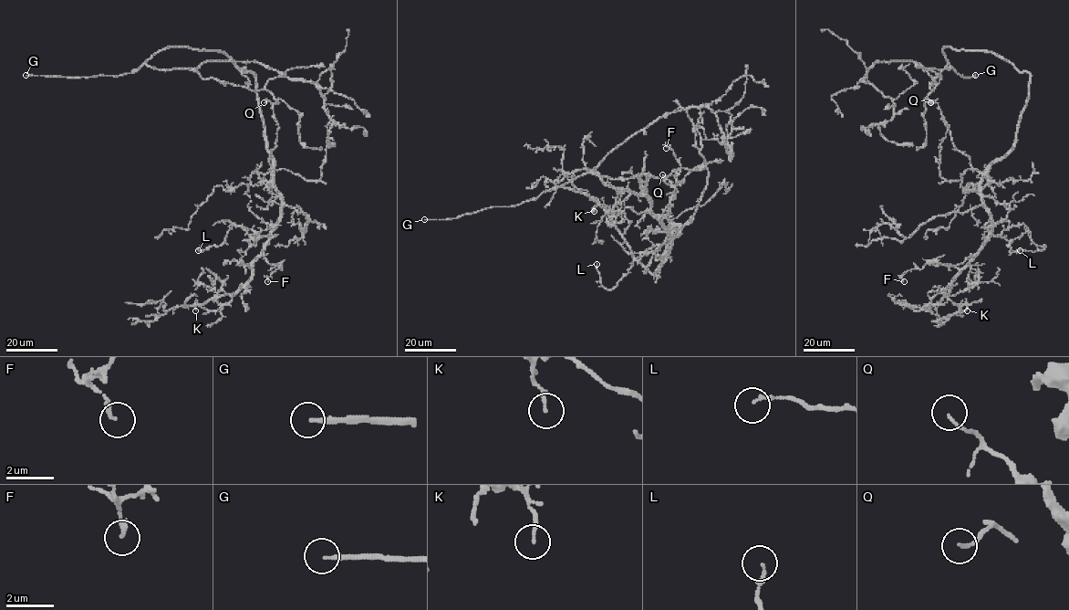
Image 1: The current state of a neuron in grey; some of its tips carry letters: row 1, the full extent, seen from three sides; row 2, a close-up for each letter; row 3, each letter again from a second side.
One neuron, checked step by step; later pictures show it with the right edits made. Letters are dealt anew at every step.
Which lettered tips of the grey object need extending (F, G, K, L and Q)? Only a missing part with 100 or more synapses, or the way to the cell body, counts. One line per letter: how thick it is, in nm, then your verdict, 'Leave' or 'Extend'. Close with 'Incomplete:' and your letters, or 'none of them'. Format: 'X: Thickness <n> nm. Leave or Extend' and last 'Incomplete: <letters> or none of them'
F: Thickness 150 nm. Leave
G: Thickness 160 nm. Extend
K: Thickness 130 nm. Leave
L: Thickness 140 nm. Leave
Q: Thickness 120 nm. Leave
Incomplete: G

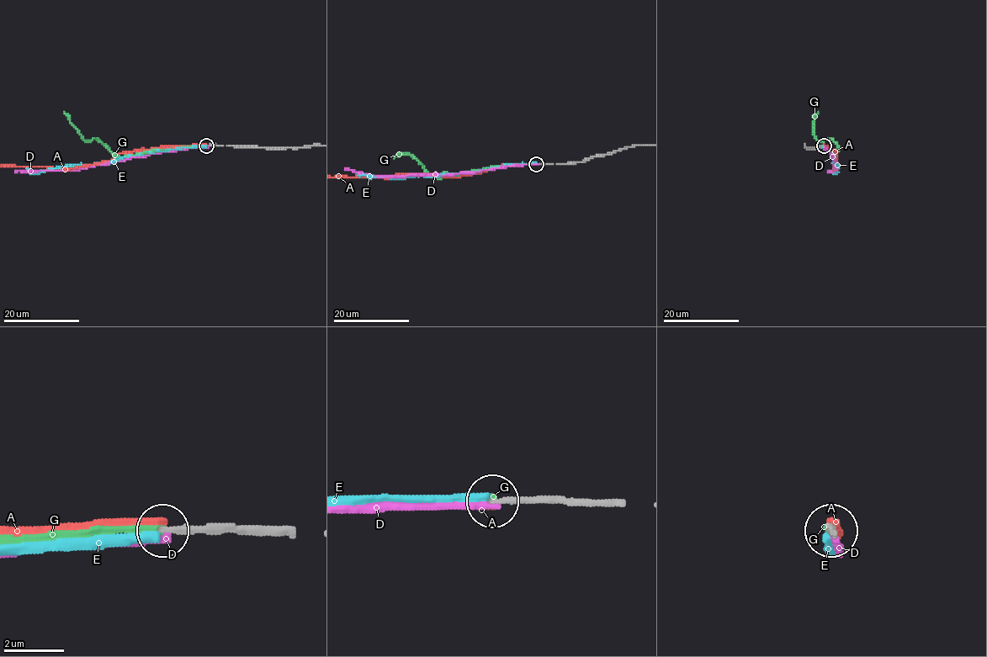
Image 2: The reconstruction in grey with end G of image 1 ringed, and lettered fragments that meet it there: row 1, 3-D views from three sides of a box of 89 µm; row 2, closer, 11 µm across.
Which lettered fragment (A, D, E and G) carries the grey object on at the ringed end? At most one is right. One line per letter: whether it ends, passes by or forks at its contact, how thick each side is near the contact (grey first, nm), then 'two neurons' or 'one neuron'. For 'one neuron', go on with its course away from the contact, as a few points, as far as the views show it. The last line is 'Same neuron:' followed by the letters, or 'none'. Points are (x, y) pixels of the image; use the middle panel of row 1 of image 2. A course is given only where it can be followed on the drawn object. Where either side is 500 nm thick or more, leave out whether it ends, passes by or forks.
A: it ends there; 180 nm thick on the grey side, 340 nm on the other; two neurons
D: it ends there; 200 nm thick on the grey side, 280 nm on the other; two neurons
E: it ends there; 160 nm thick on the grey side, 280 nm on the other; two neurons
G: it ends there; 180 nm thick on the grey side, 240 nm on the other; one neuron
Same neuron: G

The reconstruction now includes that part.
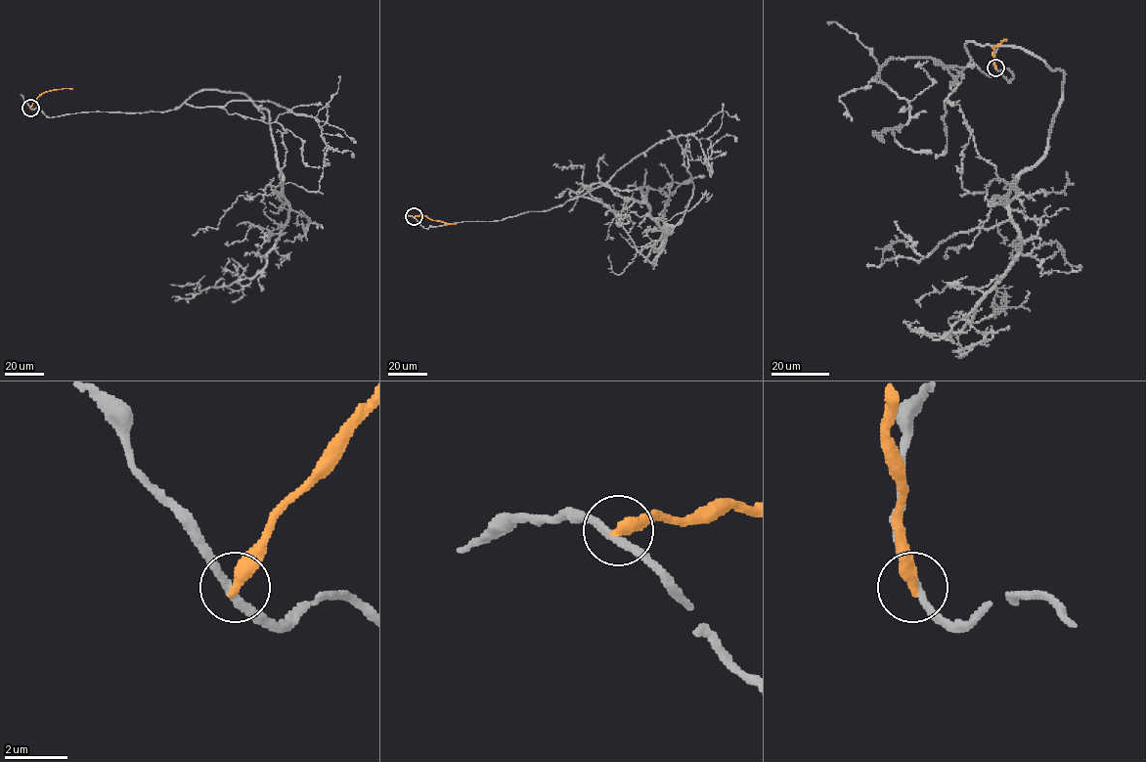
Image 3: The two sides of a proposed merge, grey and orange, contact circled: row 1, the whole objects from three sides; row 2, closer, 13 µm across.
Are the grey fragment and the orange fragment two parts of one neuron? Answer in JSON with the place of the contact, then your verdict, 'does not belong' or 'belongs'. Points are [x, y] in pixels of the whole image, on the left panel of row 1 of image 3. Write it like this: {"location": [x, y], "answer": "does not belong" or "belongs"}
{"location": [30, 108], "answer": "does not belong"}

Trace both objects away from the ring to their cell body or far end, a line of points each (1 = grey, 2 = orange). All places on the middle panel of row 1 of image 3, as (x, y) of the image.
1: (414, 216), (501, 220), (583, 197), (654, 260), (672, 227), (553, 165)
2: (414, 216), (424, 215), (432, 220), (456, 224)

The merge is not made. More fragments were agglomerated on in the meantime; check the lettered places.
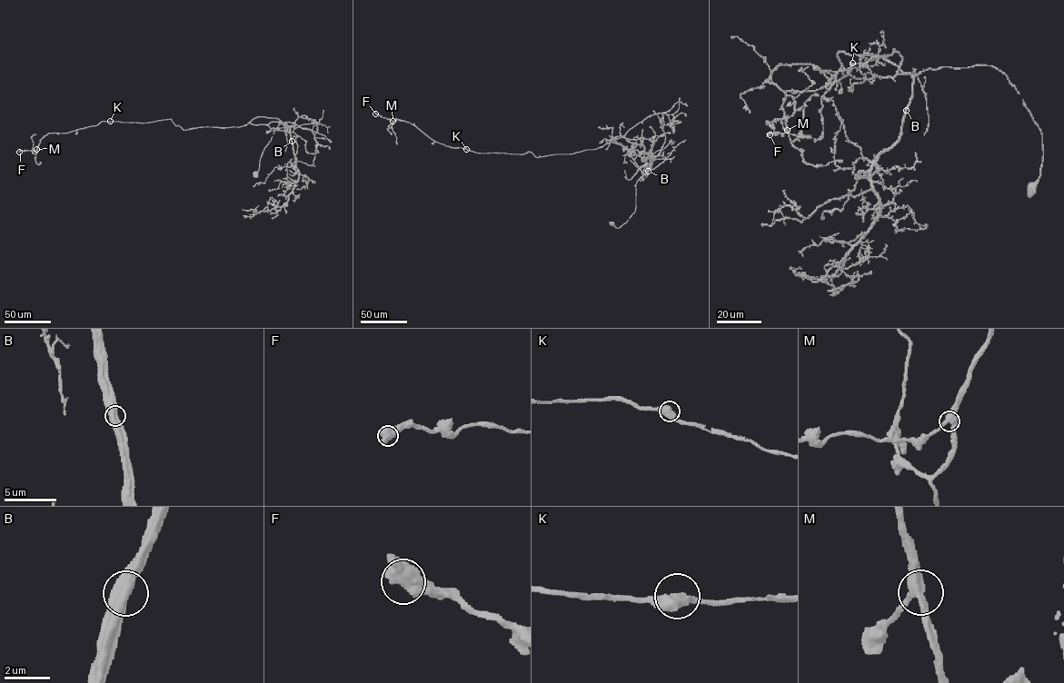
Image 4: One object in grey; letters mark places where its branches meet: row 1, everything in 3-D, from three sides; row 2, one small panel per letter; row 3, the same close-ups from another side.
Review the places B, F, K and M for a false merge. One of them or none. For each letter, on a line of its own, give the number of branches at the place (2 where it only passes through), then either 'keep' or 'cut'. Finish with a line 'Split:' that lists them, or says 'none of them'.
B: 2 branches meet; keep
F: 2 branches meet; keep
K: 2 branches meet; keep
M: 3 branches meet; keep
Split: none of them

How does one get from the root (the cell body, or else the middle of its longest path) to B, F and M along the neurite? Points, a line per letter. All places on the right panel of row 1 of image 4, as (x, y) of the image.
B: (1031, 188), (1040, 175), (1041, 133), (1019, 94), (999, 70), (974, 65), (921, 71), (914, 76), (907, 110)
F: (1031, 188), (1041, 133), (991, 65), (914, 75), (840, 51), (871, 84), (862, 57), (787, 91), (770, 134)
M: (1031, 188), (1041, 133), (991, 65), (914, 75), (840, 51), (874, 79), (862, 57), (787, 91), (787, 130)

